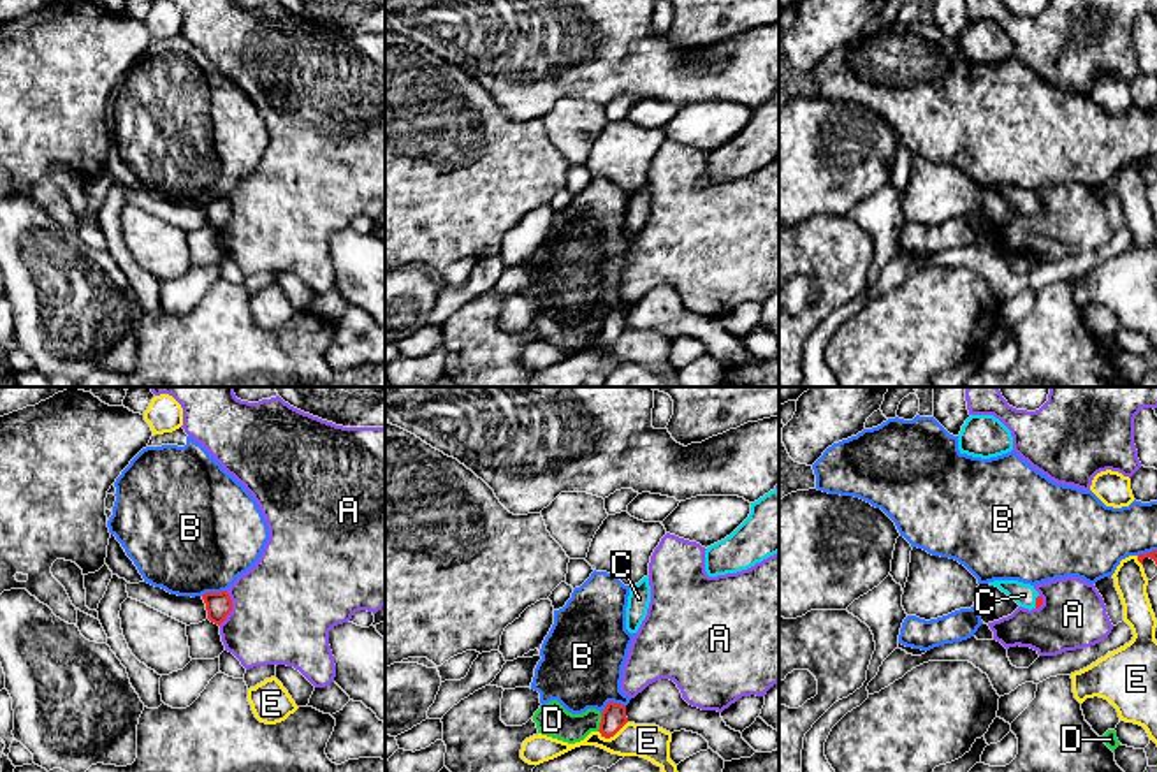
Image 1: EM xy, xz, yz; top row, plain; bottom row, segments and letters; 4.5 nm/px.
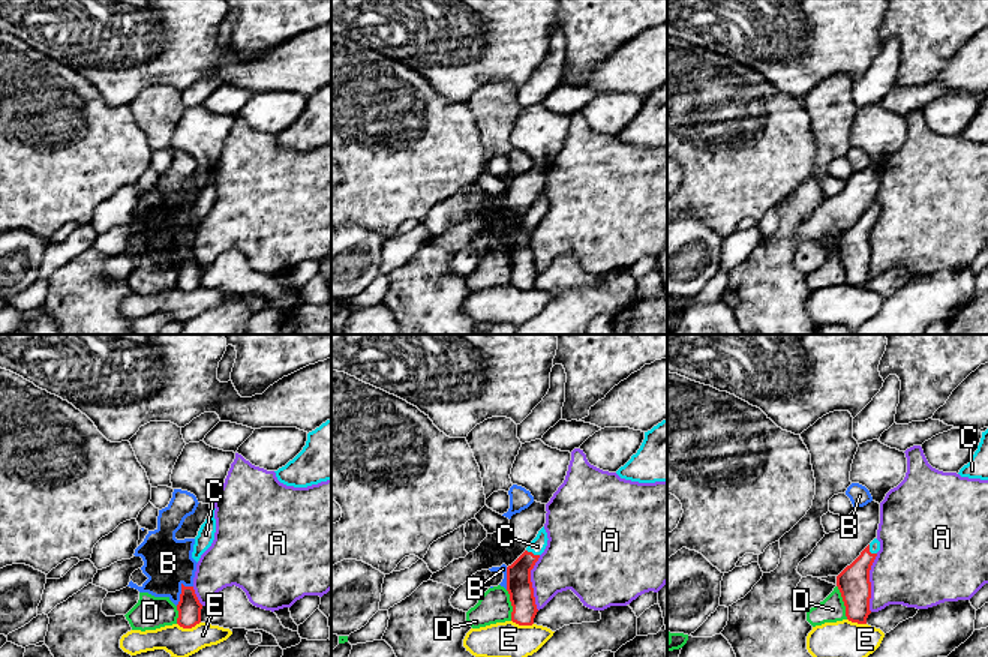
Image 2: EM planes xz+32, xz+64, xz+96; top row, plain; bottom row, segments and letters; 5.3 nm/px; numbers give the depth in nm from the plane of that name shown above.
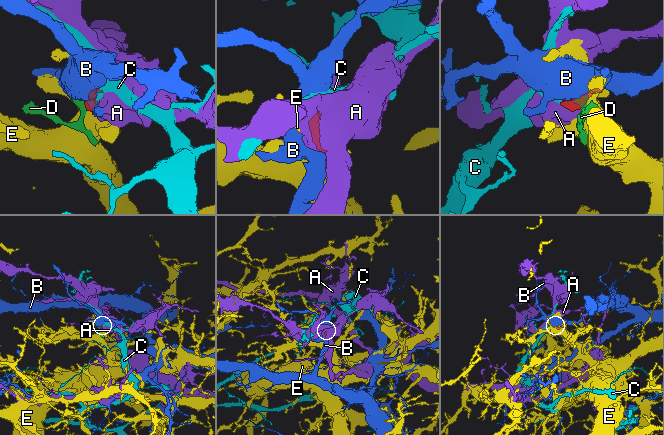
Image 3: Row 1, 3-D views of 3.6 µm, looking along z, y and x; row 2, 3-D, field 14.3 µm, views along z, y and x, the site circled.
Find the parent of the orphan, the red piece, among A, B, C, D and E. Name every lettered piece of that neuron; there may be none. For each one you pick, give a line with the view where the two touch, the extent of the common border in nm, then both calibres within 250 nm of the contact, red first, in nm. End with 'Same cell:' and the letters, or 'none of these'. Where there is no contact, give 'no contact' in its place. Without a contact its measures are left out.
C: yz | 70 nm | 30/100 nm
Same cell: C

